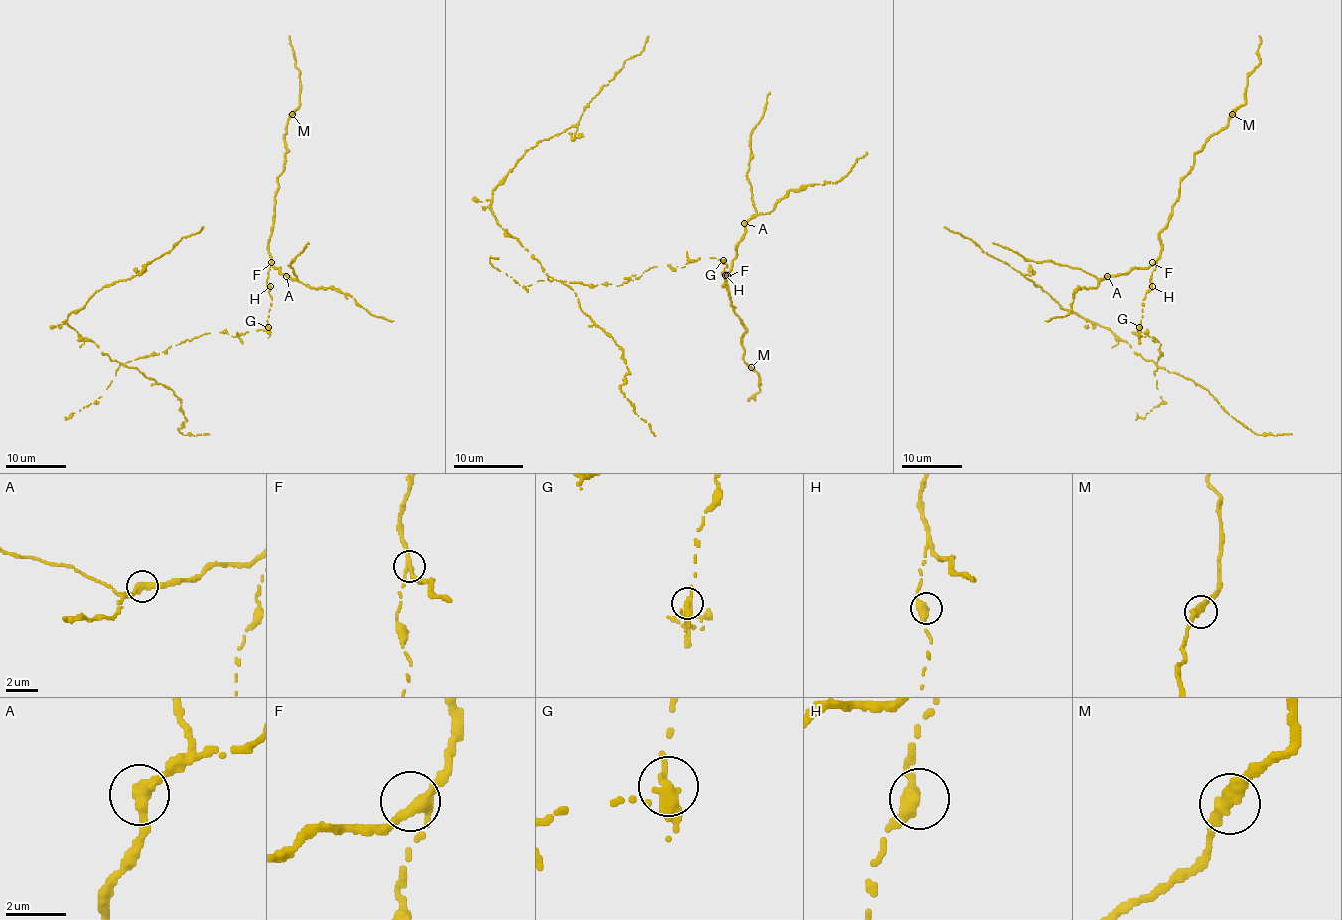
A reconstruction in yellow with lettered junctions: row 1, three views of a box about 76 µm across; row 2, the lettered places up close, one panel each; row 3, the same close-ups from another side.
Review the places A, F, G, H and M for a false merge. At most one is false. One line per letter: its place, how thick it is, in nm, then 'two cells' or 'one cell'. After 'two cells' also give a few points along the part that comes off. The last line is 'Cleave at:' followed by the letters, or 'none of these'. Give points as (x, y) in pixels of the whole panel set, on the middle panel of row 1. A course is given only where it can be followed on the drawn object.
A: at (744, 223); 380 nm thick; one cell
F: at (727, 275); 280 nm thick; one cell
G: at (723, 260); 380 nm thick; two cells; foreign part runs (723, 260), (650, 267), (619, 286), (557, 281), (491, 209), (506, 173), (574, 126), (649, 36)
H: at (725, 275); 400 nm thick; one cell
M: at (751, 367); 380 nm thick; one cell
Cleave at: G

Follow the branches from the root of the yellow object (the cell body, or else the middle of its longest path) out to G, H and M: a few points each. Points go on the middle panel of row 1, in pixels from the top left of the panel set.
G: (643, 272), (652, 267), (685, 267), (685, 263), (697, 258), (723, 260)
H: (643, 272), (652, 267), (675, 268), (697, 258), (715, 258), (727, 265), (725, 275)
M: (643, 272), (722, 260), (751, 367)

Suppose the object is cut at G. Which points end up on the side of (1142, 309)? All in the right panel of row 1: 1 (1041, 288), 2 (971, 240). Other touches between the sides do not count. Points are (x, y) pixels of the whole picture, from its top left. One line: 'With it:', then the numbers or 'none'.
With it: none

